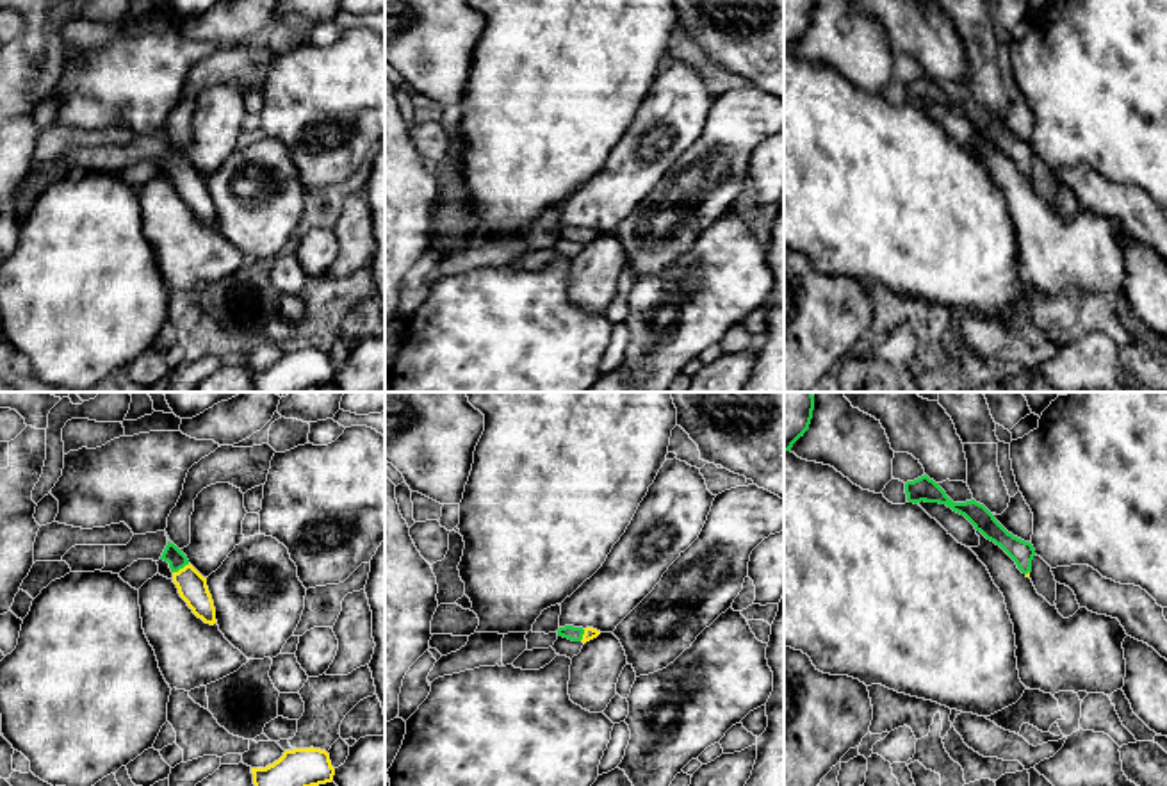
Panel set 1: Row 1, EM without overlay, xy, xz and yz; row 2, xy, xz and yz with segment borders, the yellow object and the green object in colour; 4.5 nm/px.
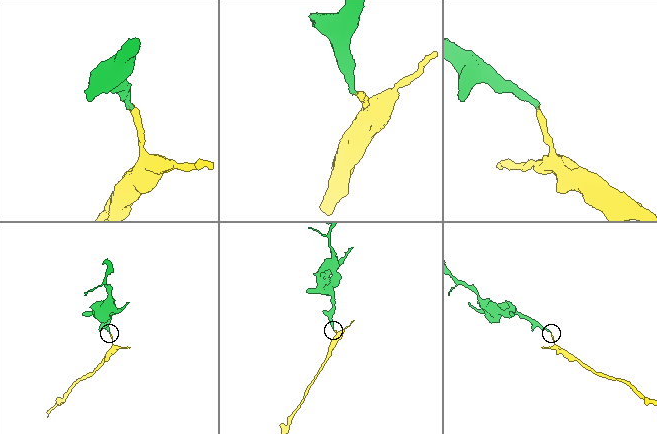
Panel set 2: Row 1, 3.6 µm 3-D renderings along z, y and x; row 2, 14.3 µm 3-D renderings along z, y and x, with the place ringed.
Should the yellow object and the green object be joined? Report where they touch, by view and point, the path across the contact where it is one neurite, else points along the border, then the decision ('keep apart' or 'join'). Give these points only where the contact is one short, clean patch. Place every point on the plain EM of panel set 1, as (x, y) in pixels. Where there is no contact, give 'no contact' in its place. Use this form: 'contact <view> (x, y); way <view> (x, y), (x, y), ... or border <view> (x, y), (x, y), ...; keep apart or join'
contact xy (180, 170); way xy (191, 186), (180, 170), (177, 161); join

